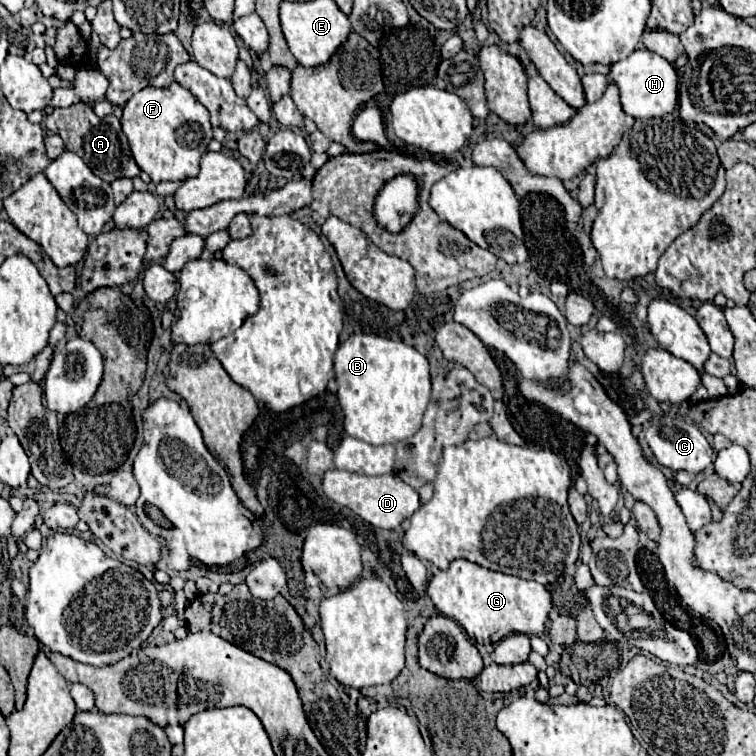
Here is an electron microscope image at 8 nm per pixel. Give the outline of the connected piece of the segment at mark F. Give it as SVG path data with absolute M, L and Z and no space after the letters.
M179 83L169 87L145 87L123 107L123 133L129 139L133 159L157 185L161 181L185 181L197 175L199 157L213 139L205 105Z

